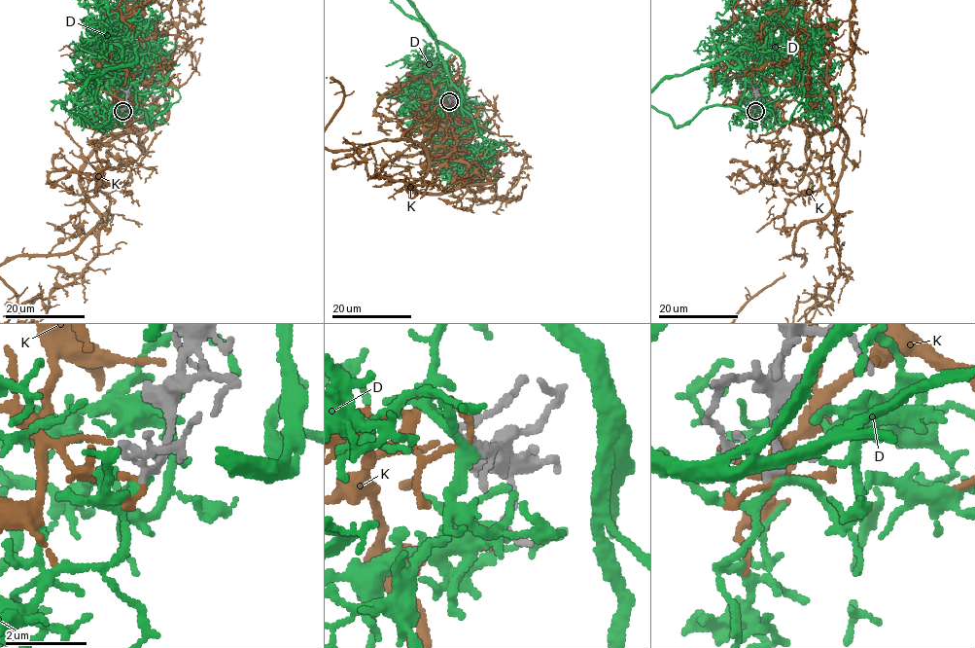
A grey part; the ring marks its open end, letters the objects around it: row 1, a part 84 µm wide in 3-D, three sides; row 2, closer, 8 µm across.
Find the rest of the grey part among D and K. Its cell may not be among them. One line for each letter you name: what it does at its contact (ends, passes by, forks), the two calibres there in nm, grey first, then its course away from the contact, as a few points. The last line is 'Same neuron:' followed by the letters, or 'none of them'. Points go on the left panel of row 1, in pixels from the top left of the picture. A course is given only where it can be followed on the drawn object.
D: it passes by; 170 nm thick on the grey side, 200 nm on the other
Same neuron: D

